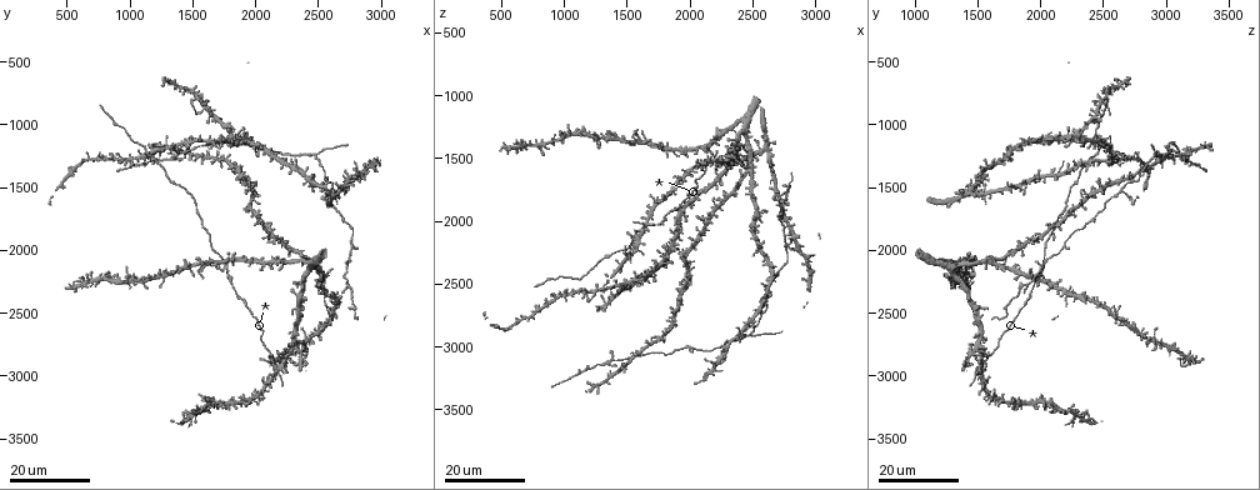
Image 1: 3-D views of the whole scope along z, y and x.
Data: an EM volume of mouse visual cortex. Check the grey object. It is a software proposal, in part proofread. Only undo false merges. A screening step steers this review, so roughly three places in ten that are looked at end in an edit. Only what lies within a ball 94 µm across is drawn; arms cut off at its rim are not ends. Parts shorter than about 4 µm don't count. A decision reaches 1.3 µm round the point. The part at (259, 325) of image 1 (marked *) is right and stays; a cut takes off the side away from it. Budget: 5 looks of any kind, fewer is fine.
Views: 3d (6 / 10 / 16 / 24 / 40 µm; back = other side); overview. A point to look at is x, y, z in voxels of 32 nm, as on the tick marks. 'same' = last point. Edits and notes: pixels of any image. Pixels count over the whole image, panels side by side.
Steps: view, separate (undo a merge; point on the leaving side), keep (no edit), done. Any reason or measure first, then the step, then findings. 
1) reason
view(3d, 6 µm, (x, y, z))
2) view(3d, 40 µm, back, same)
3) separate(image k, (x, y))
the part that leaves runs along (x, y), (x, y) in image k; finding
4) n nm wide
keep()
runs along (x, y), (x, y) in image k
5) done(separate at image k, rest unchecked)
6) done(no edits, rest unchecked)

three arms meet
view(3d, 16 µm, (2480, 1260, 2900))

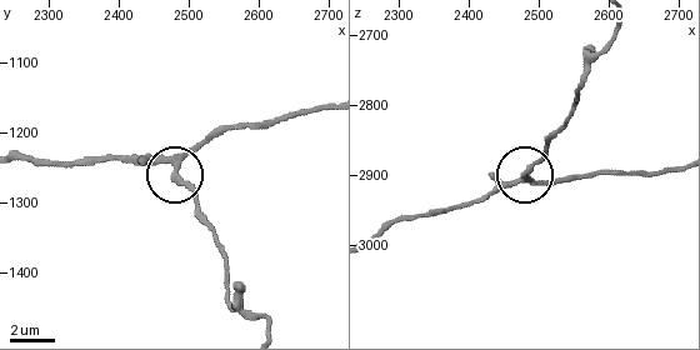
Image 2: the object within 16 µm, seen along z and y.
closer look
view(3d, 6 µm, (2490, 1240, 2910))

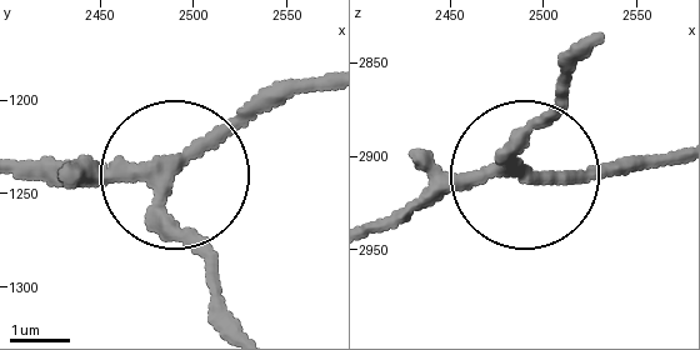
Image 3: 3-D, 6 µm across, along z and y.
240 nm wide
separate(image 3, (193, 238))
the part that leaves runs along (160, 180), (165, 219), (224, 324) in image 3; a second neuron is stuck on

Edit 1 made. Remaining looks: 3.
four or more arms meet
view(3d, 24 µm, (1360, 1260, 3140))

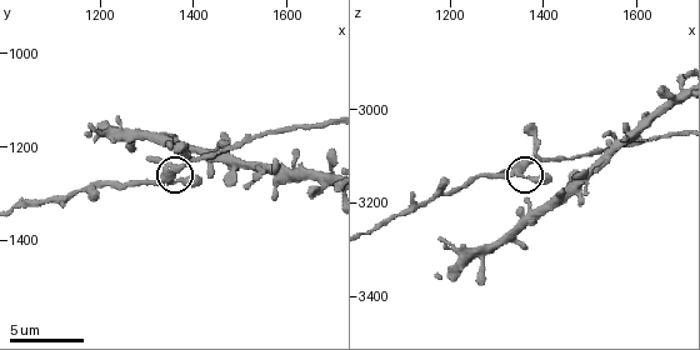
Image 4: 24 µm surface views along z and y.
closer look
view(3d, 10 µm, (1340, 1255, 3120))

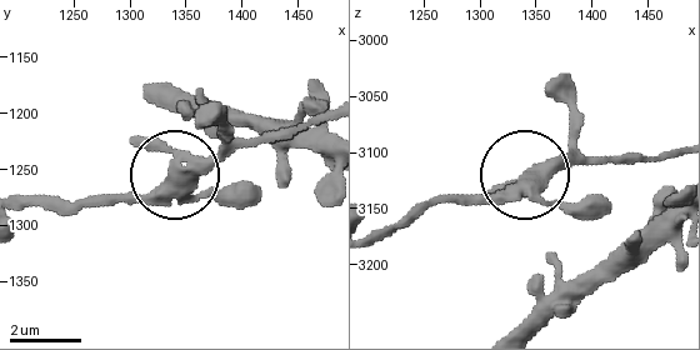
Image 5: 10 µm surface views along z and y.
keep()
one neuron here

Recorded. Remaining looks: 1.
done(separate at image 3, rest unchecked)

